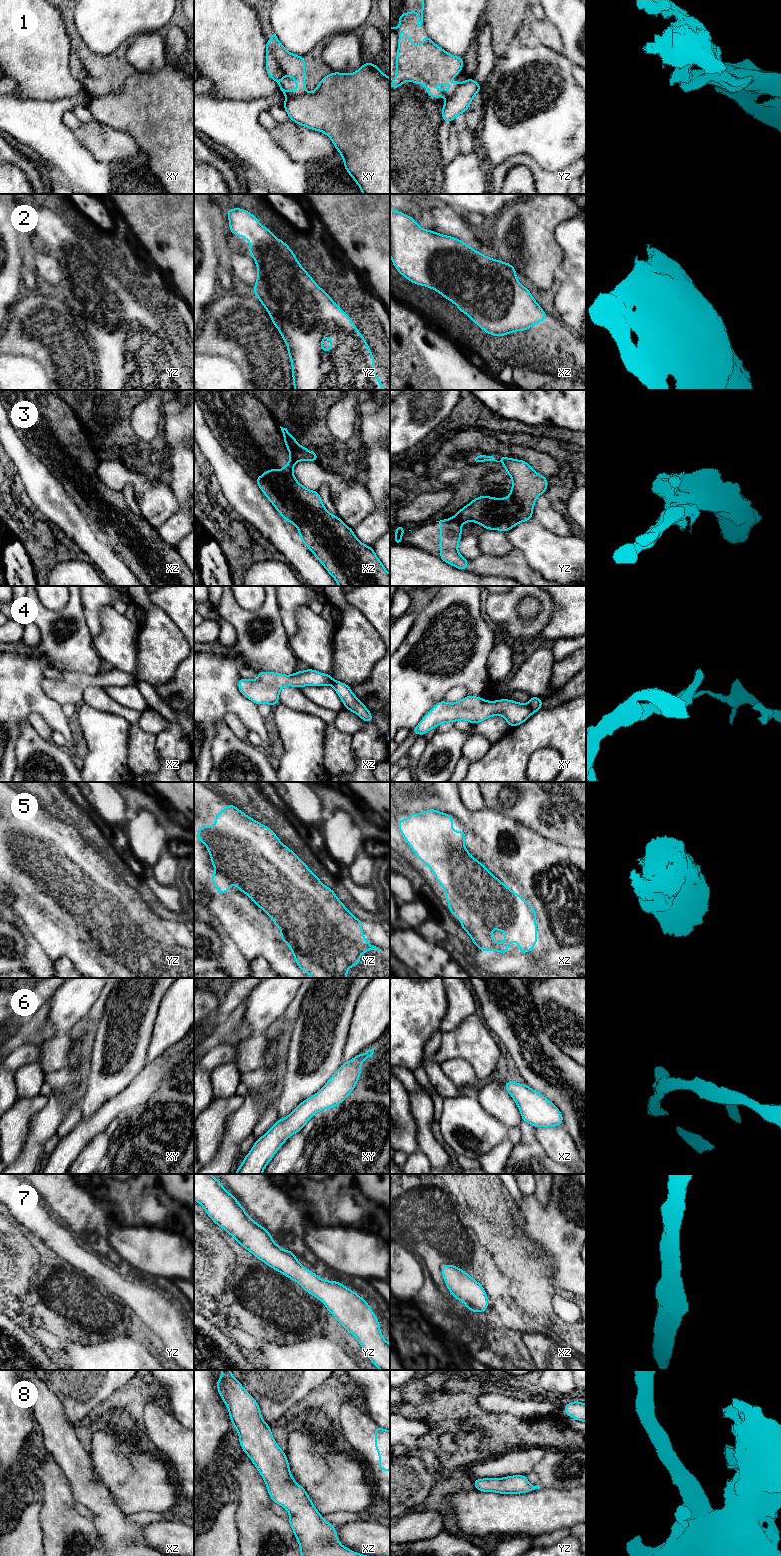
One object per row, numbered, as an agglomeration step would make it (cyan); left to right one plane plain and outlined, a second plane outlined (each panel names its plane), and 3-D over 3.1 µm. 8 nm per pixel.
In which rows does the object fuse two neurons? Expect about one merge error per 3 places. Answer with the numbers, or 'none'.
1, 3, 4

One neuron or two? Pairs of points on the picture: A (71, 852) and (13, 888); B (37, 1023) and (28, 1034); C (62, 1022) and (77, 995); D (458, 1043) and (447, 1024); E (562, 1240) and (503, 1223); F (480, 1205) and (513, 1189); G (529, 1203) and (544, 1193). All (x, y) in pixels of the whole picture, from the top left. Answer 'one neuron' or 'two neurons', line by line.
A: one neuron
B: one neuron
C: one neuron
D: two neurons
E: two neurons
F: two neurons
G: two neurons

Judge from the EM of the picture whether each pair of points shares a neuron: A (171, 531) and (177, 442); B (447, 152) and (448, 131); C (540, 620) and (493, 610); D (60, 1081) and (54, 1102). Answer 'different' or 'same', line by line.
A: same
B: same
C: same
D: same

